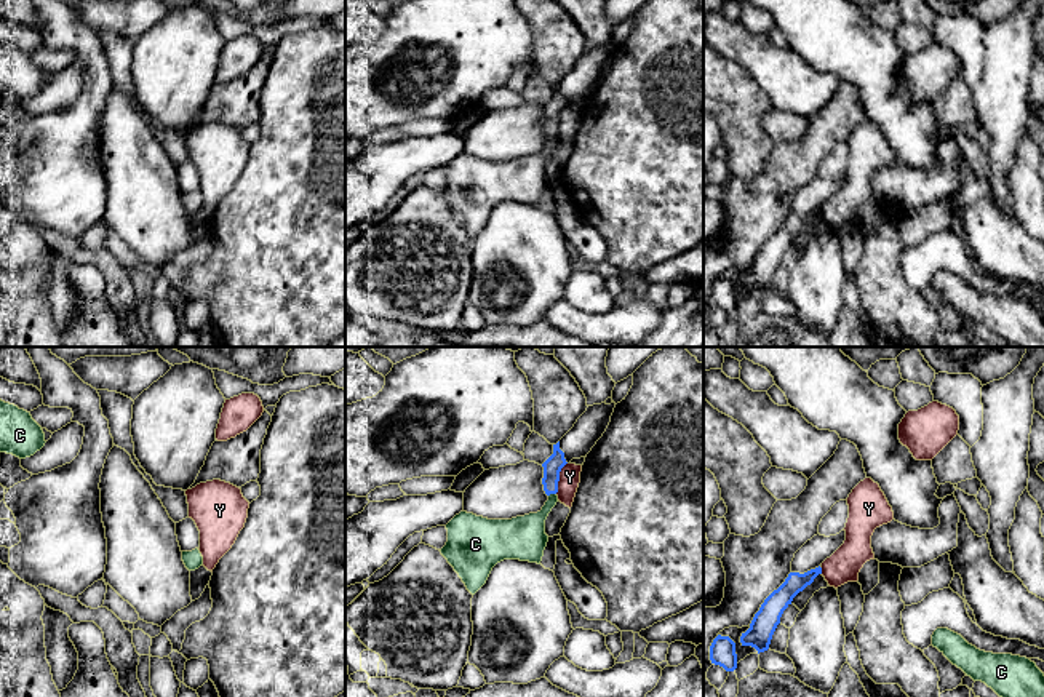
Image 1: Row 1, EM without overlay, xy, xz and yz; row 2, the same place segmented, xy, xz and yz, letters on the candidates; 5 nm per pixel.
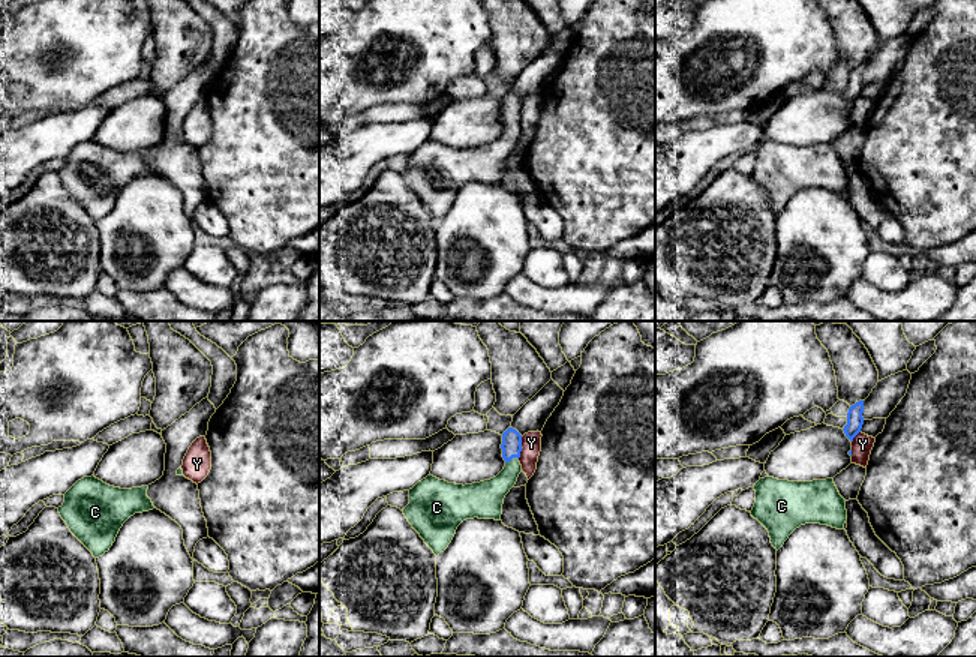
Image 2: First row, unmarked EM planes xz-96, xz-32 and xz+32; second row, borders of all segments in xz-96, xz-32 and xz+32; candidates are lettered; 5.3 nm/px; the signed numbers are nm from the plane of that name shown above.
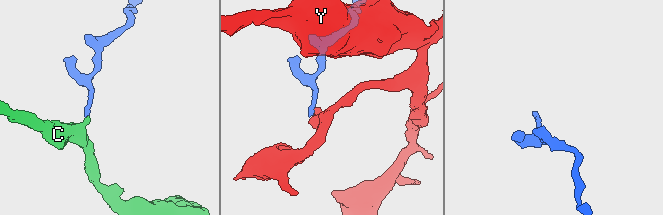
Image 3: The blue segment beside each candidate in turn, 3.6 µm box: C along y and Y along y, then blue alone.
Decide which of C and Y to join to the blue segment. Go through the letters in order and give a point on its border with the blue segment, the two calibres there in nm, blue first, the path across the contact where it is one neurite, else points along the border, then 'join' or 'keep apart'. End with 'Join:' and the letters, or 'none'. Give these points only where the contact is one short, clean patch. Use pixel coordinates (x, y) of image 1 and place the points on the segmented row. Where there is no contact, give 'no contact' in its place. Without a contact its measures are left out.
C: xz (552, 493) | 90/190 nm | across xz (552, 467), (552, 493), (552, 502), (525, 534) | join
Y: xz (558, 478) | 90/110 nm | along xz (566, 462), (560, 472), (555, 493) | keep apart
Join: C

